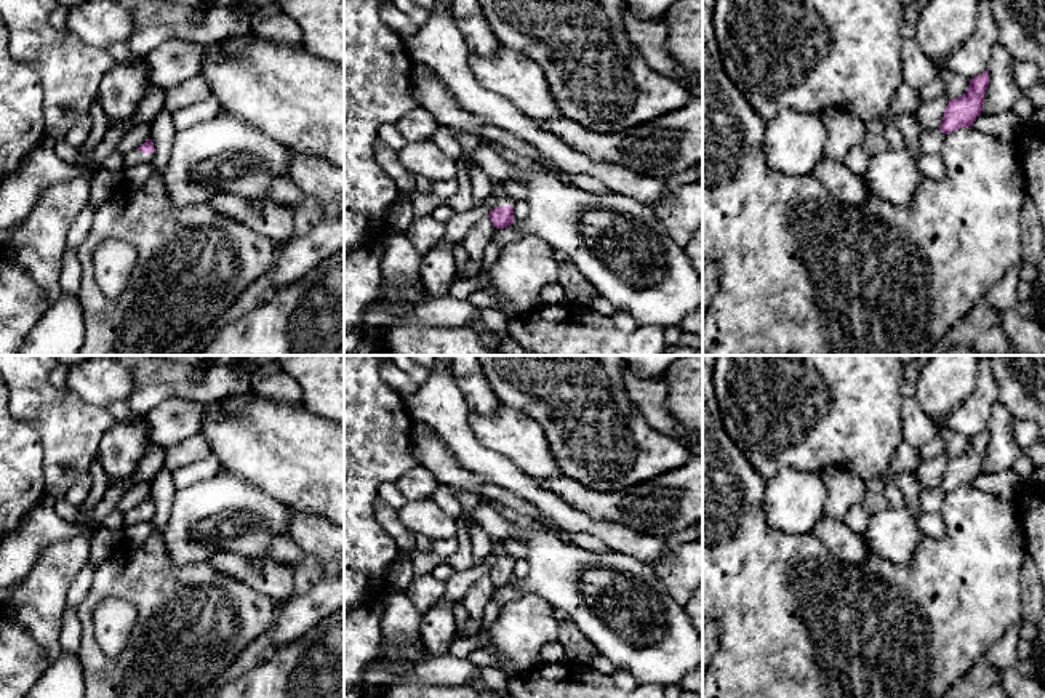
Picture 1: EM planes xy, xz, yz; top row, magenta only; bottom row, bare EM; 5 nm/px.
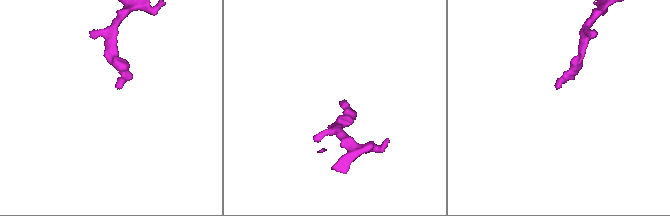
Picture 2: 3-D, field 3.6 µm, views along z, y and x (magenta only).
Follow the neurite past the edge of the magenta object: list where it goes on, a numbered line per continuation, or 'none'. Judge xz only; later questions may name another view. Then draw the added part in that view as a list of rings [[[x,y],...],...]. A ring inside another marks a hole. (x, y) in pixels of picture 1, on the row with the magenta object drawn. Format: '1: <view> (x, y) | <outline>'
1: xz (496, 199) | [[[493,181],[493,192],[488,197],[488,203],[490,203],[491,210],[496,210],[499,207],[514,207],[515,200],[504,194],[502,183],[494,183]]]

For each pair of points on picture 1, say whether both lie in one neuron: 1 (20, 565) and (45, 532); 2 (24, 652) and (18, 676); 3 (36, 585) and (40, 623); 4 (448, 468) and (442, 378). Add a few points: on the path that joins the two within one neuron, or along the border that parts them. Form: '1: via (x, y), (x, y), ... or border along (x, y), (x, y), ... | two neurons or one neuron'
1: via (20, 557), (37, 540) | one neuron
2: via (18, 658), (18, 669) | one neuron
3: via (39, 594), (40, 613) | one neuron
4: border along (415, 423), (429, 426), (453, 457), (472, 471) | two neurons

